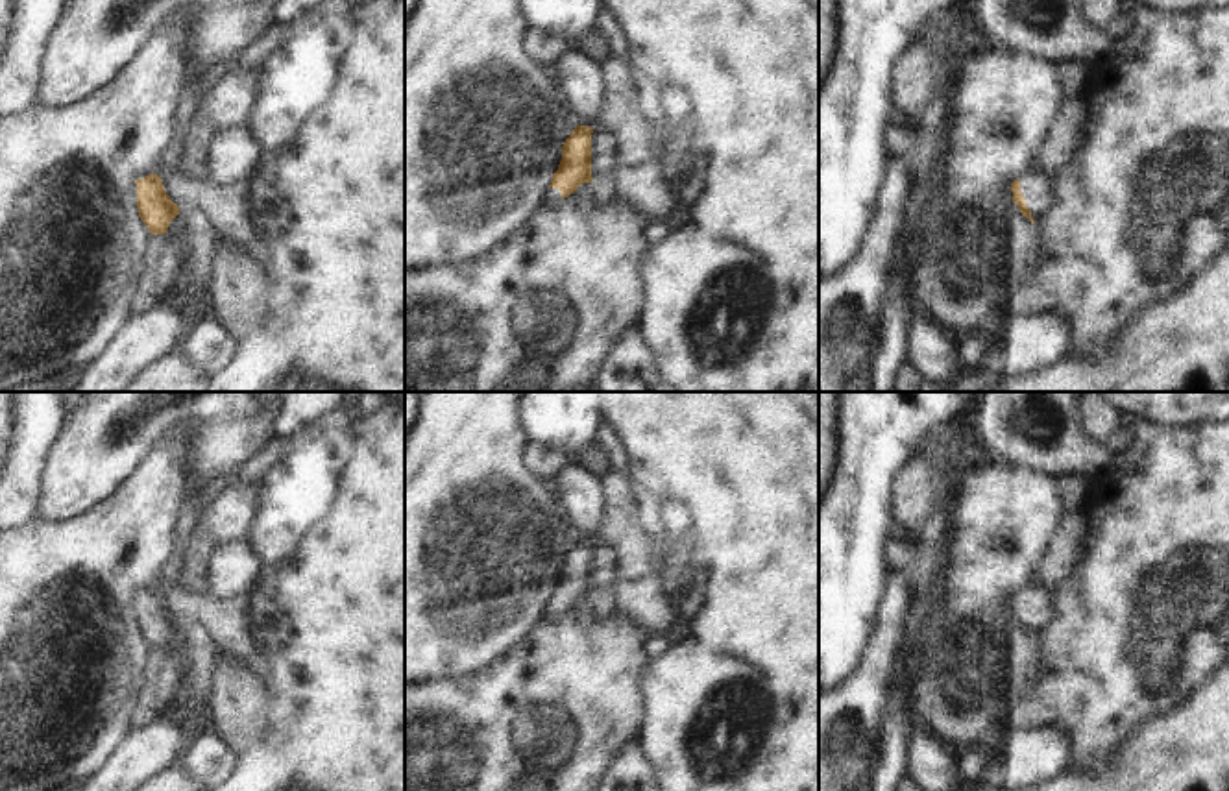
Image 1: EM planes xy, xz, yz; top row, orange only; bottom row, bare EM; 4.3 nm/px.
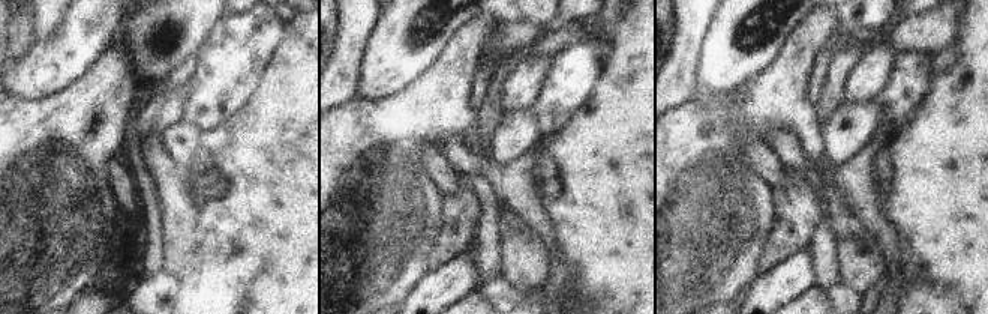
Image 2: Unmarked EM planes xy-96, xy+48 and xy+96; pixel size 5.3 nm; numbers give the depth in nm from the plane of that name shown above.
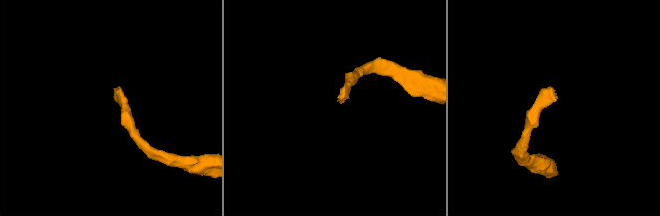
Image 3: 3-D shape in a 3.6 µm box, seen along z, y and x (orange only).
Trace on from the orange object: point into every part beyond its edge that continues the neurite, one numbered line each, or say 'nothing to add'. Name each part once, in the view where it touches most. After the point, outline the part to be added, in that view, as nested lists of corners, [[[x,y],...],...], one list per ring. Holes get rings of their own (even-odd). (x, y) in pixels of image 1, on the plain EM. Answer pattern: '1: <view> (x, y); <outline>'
1: yz (1037, 605); [[[1028,584],[1020,591],[1020,604],[1028,623],[1031,625],[1033,634],[1039,636],[1053,615],[1055,604],[1053,593],[1046,593],[1044,590]]]

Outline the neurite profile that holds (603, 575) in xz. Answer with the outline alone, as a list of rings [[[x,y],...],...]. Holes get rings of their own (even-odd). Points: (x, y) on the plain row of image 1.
[[[593,542],[591,547],[591,591],[599,593],[602,588],[615,582],[614,575],[614,551],[601,543]]]

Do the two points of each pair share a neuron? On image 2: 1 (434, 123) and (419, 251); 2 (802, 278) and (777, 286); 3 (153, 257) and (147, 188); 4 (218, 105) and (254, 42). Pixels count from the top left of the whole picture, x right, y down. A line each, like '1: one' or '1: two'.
1: one
2: one
3: one
4: one

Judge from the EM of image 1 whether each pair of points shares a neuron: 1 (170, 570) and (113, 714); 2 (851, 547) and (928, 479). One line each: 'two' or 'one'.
1: two
2: two

